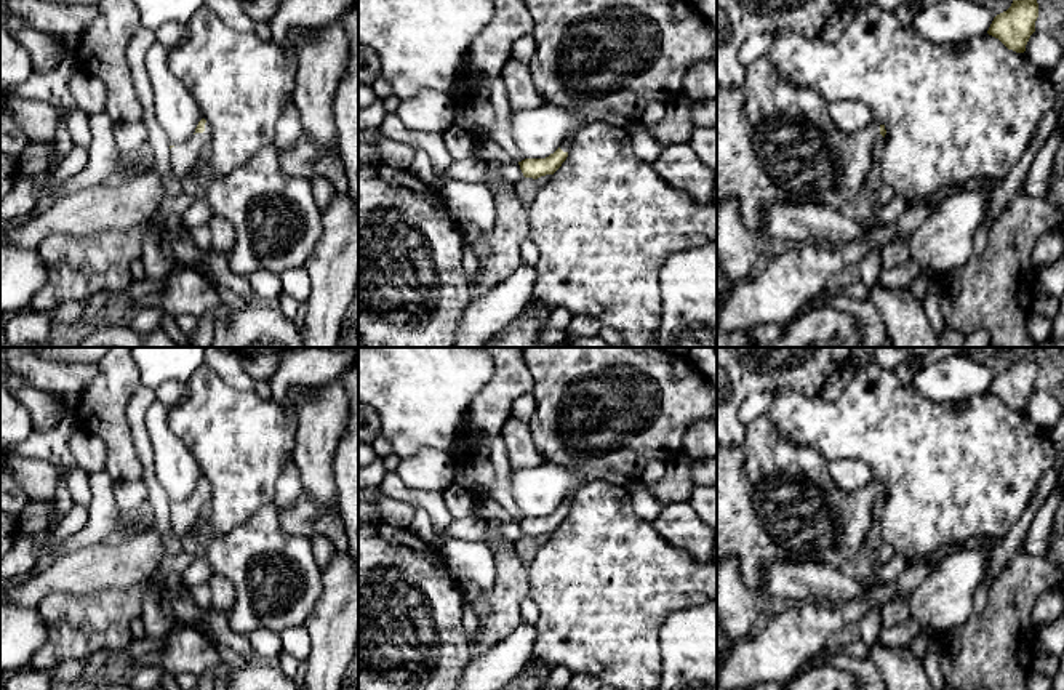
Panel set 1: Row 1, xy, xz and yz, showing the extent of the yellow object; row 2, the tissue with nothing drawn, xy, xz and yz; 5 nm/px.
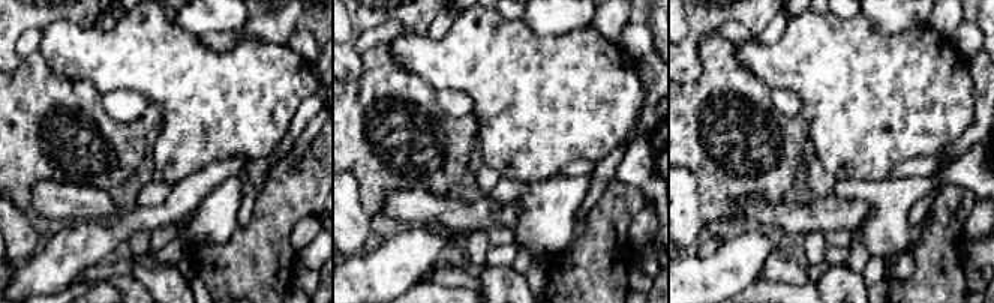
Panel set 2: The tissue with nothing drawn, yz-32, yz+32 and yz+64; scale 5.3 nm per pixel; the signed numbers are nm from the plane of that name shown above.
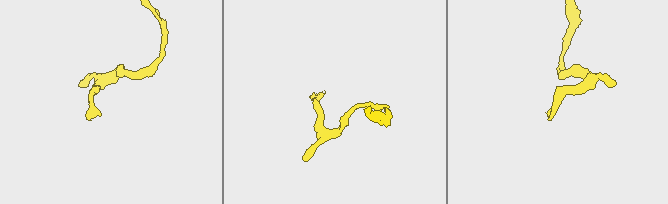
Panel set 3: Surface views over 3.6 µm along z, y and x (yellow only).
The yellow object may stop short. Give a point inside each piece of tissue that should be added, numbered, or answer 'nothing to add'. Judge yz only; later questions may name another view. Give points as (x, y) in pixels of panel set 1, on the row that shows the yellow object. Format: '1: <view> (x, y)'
1: yz (775, 141)

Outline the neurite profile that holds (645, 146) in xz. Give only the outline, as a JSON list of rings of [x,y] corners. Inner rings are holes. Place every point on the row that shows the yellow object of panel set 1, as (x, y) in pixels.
[[[640,120],[632,122],[627,128],[627,133],[632,141],[634,154],[637,158],[646,163],[654,163],[654,160],[659,157],[662,147],[661,144],[648,133],[646,125],[643,125]]]

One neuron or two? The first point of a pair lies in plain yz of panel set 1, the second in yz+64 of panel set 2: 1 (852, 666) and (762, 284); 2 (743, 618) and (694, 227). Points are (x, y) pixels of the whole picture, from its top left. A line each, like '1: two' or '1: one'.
1: two
2: one

